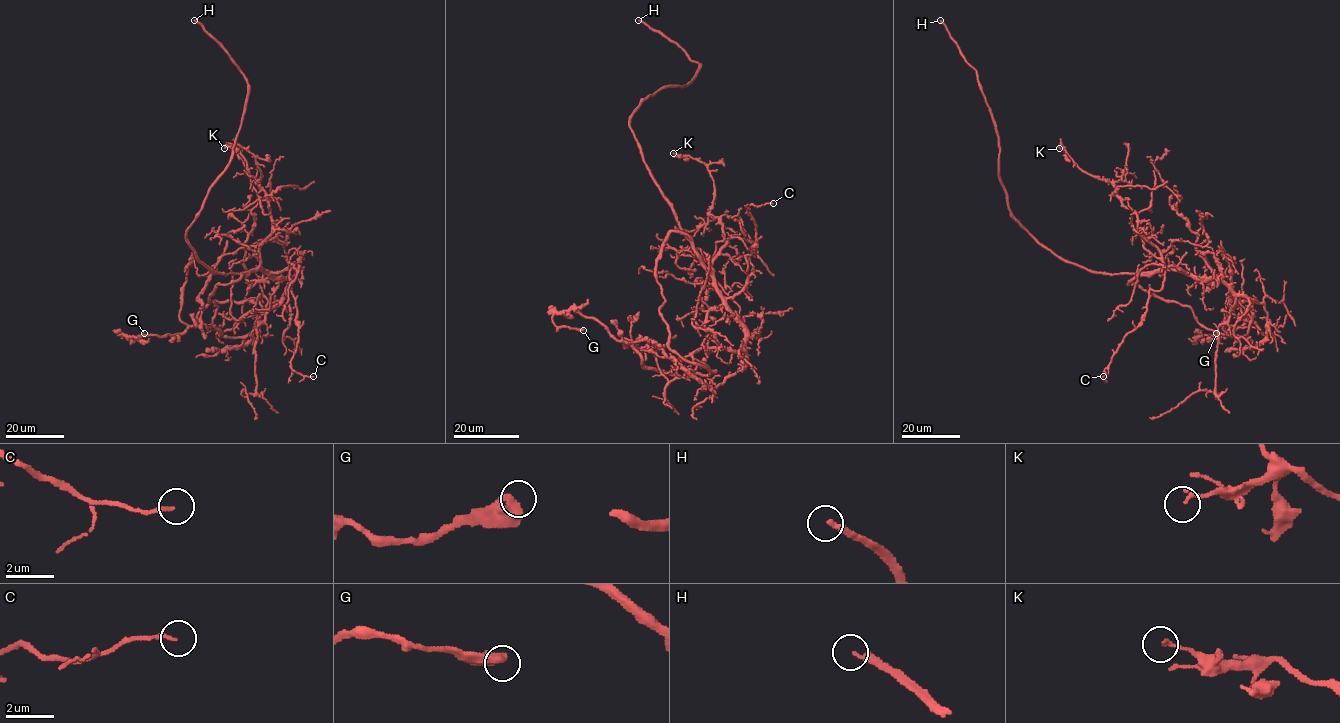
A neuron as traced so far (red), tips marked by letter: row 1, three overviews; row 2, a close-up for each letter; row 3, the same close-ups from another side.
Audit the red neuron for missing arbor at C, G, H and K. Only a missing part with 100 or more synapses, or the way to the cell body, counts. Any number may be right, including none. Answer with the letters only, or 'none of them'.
H

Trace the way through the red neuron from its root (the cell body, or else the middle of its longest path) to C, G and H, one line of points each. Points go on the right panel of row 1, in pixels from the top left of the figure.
C: (1149, 272), (1187, 272), (1175, 266), (1167, 269), (1163, 287), (1149, 291), (1143, 320), (1124, 338), (1103, 376)
G: (1149, 272), (1219, 278), (1240, 318), (1252, 316), (1256, 298), (1241, 325), (1196, 336), (1216, 333)
H: (1149, 272), (1104, 274), (1061, 259), (1012, 215), (1000, 179), (999, 140), (977, 71), (940, 20)

